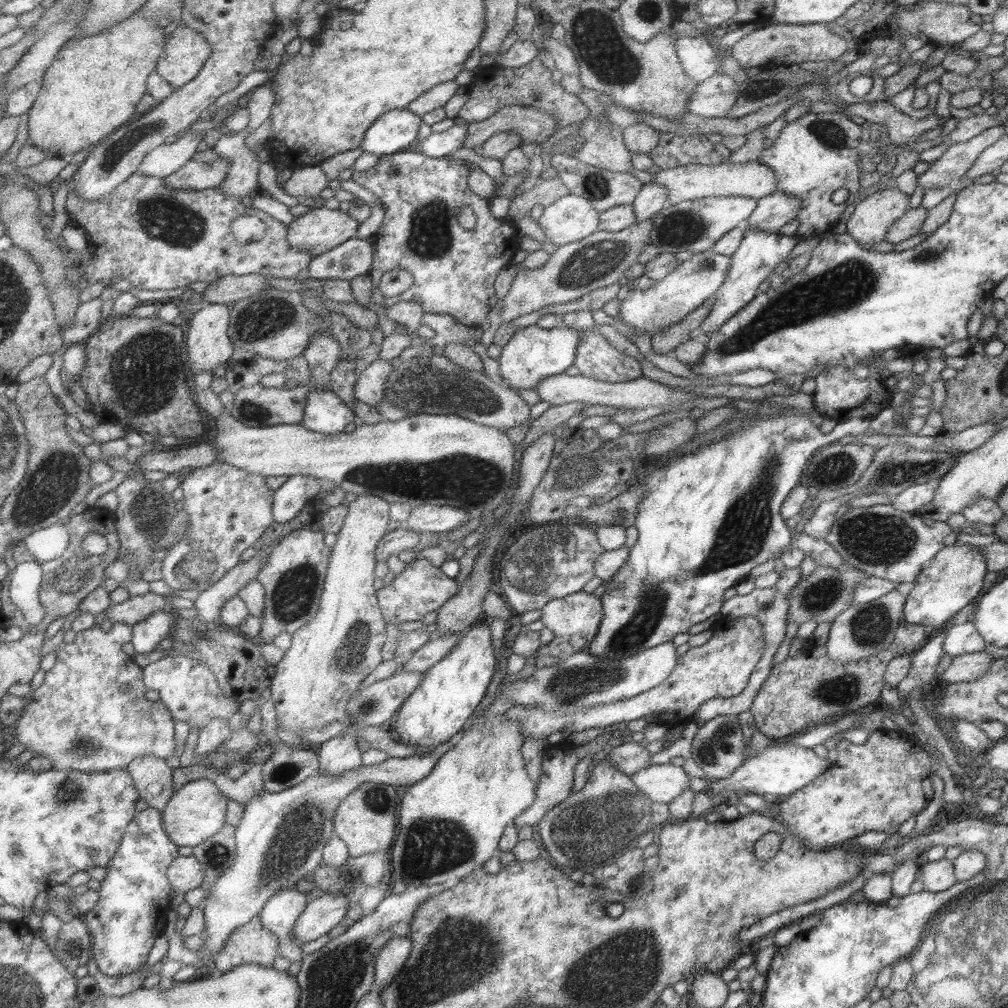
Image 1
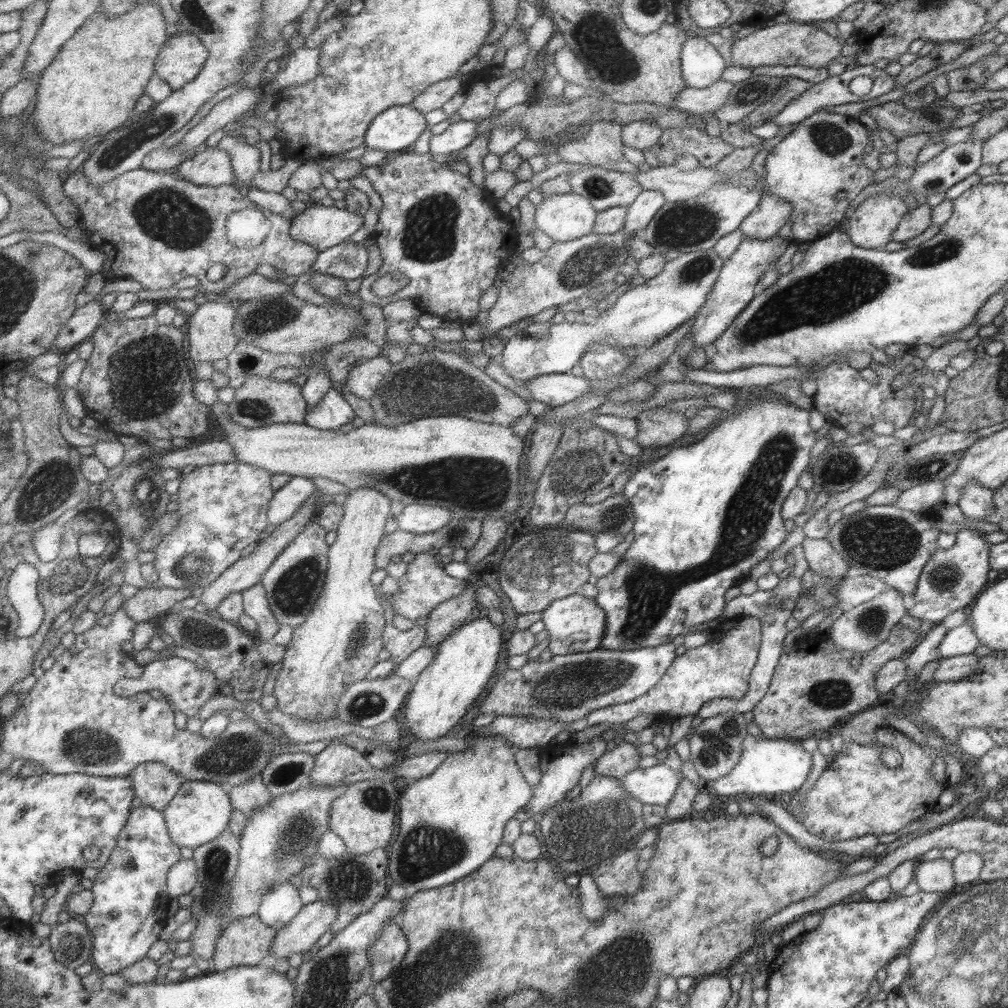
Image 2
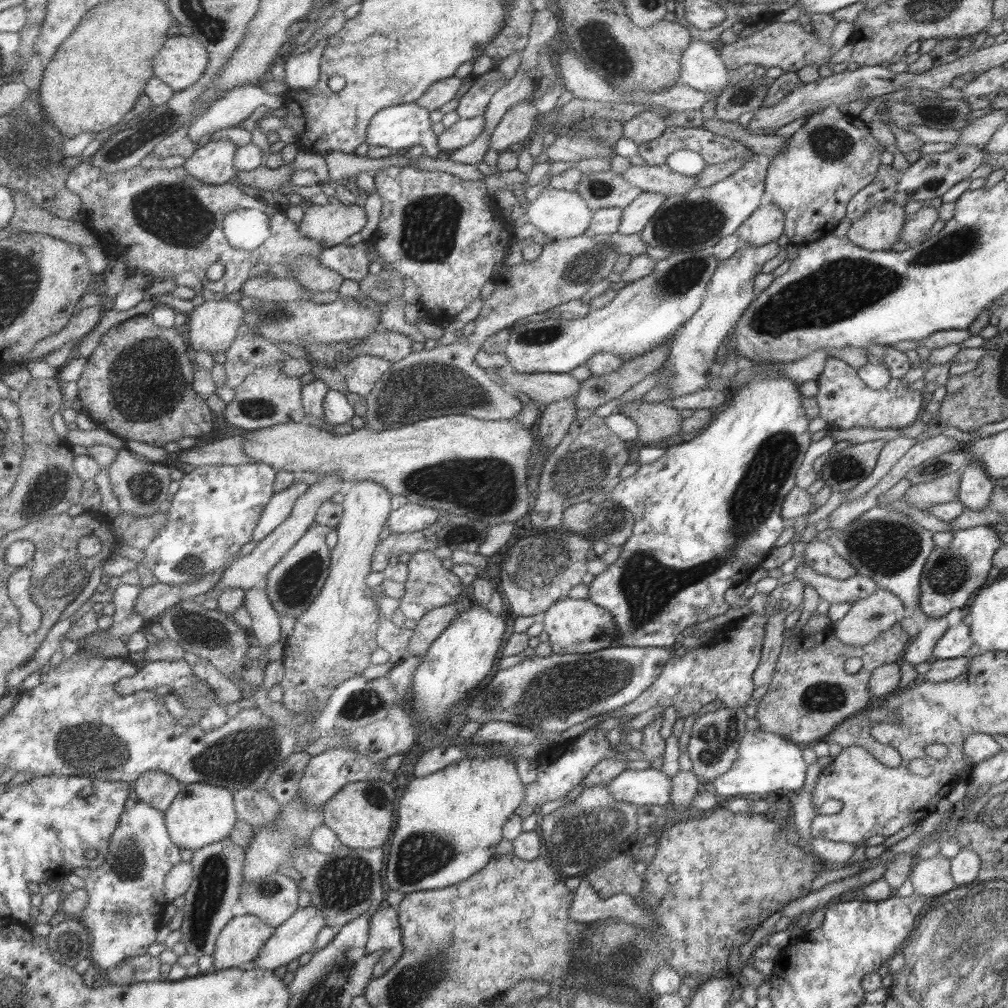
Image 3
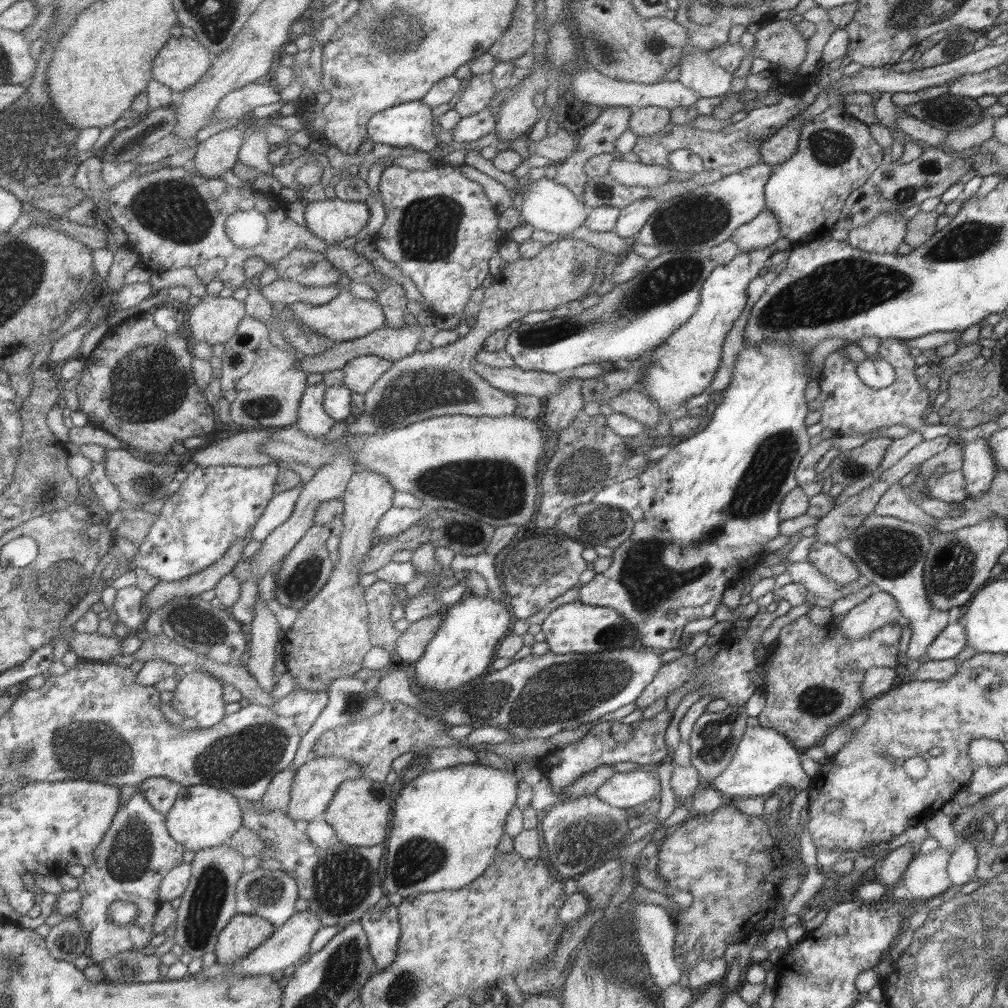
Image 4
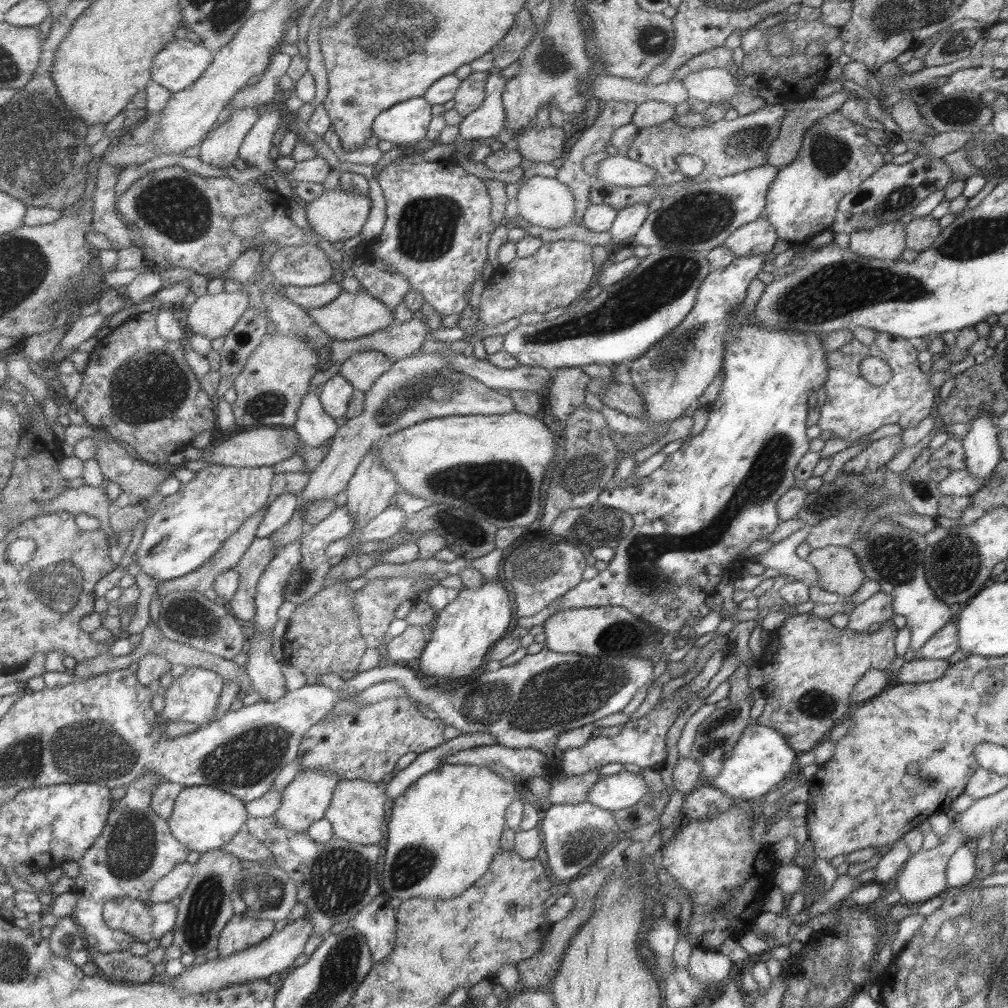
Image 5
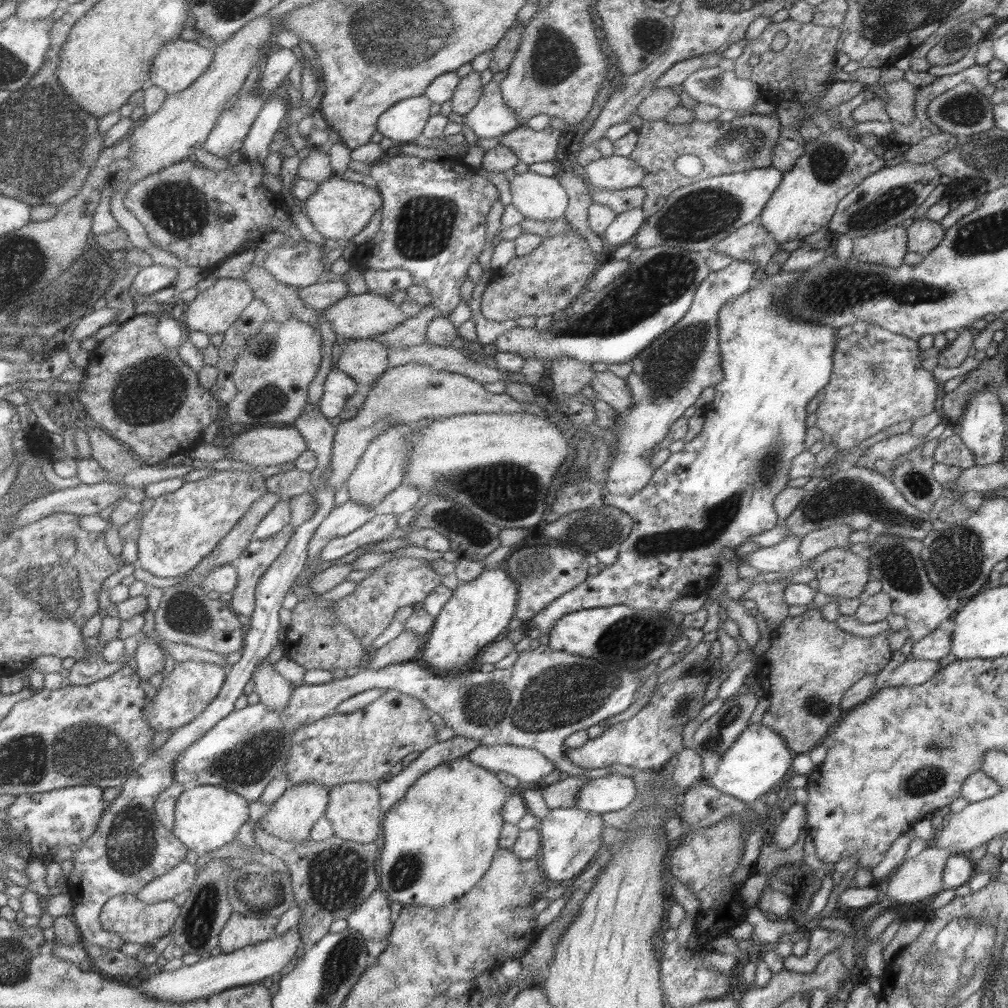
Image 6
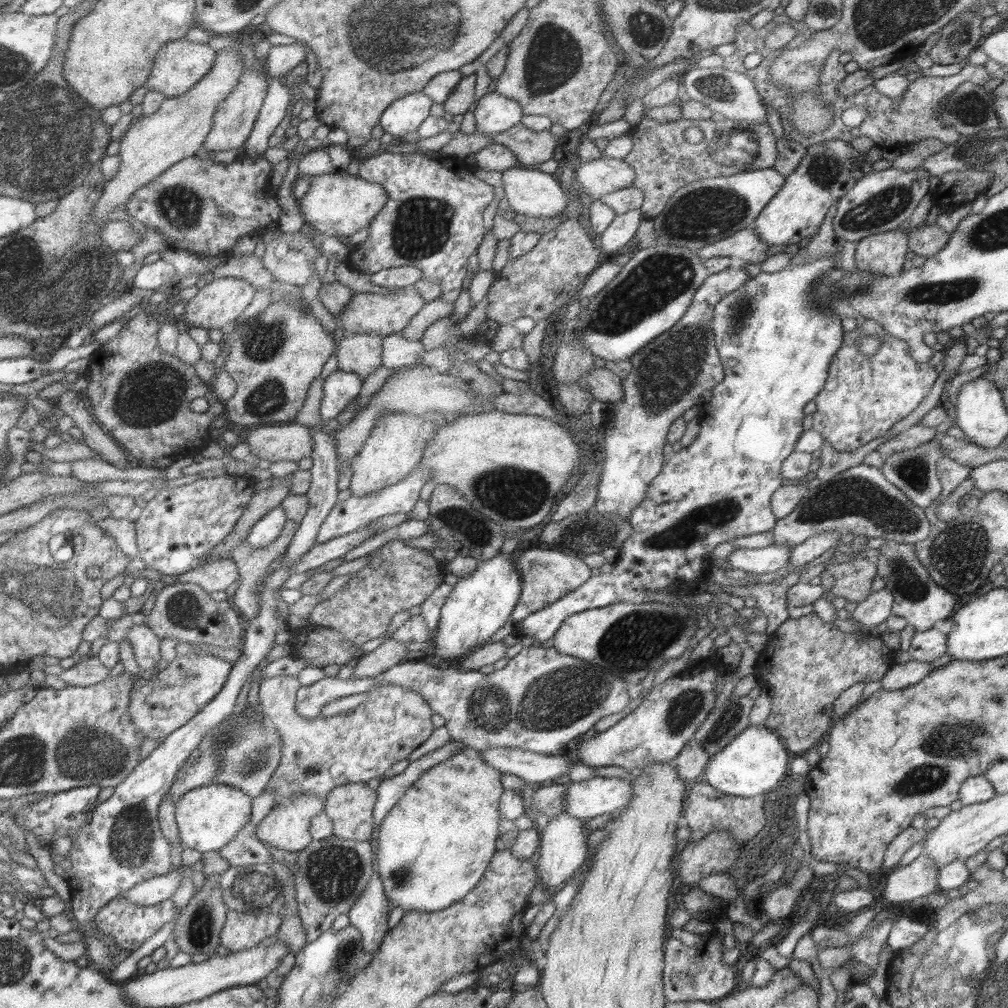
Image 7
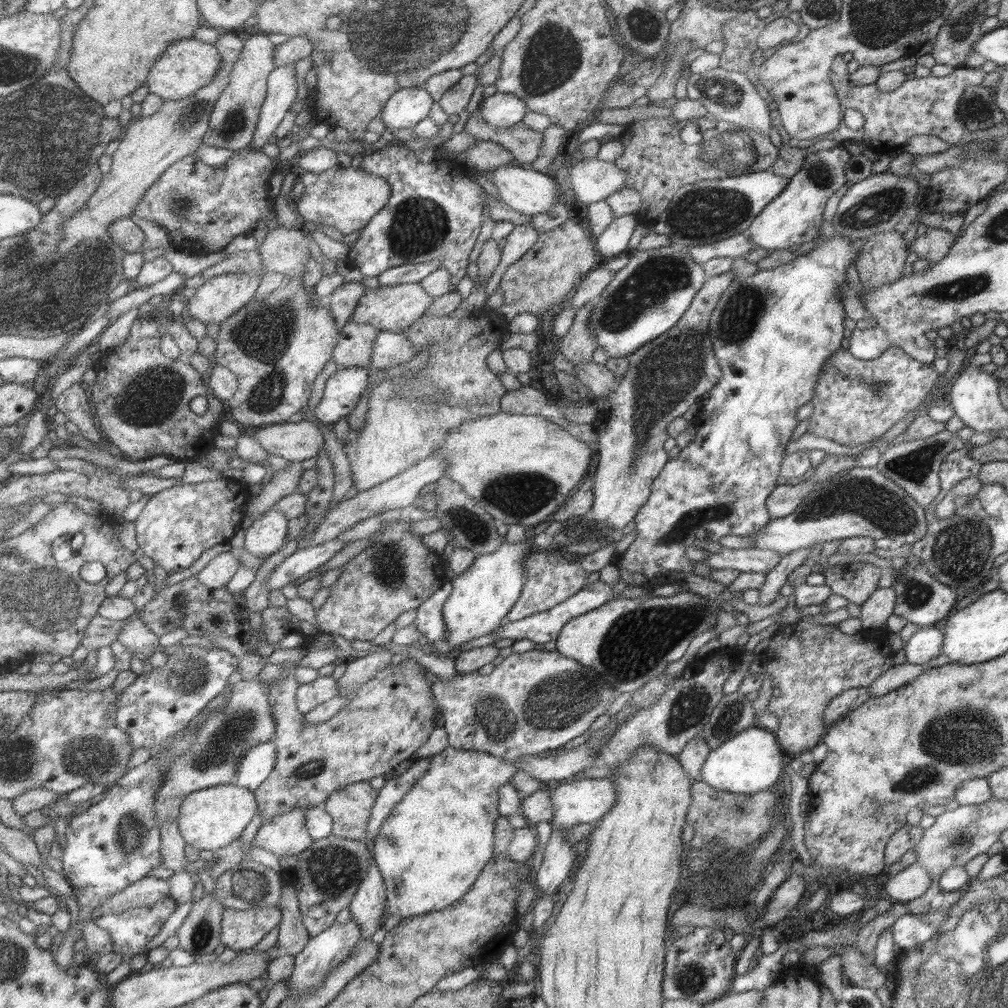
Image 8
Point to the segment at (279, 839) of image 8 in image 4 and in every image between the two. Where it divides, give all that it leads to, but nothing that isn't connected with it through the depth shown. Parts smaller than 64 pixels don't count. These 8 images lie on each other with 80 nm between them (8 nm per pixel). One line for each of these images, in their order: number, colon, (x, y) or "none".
4: (315, 782)
5: (305, 799)
6: (290, 818)
7: (286, 826)

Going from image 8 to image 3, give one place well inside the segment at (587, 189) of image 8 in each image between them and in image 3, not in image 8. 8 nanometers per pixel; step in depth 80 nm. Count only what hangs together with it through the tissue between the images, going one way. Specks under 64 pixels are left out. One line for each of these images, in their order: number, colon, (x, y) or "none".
3: (660, 179)
4: (627, 171)
5: (620, 171)
6: (614, 172)
7: (598, 177)

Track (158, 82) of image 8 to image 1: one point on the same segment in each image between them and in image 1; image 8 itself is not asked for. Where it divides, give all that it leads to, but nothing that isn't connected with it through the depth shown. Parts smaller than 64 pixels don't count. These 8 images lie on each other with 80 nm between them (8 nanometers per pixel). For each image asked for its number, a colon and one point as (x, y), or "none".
1: (185, 51)
2: (182, 55)
3: (181, 60)
4: (182, 61)
5: (180, 63)
6: (177, 64)
7: (177, 66)

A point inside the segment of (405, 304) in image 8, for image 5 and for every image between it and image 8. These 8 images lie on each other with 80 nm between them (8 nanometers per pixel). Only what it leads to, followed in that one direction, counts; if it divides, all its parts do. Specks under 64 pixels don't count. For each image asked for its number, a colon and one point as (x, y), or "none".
5: (348, 316)
6: (356, 316)
7: (374, 313)

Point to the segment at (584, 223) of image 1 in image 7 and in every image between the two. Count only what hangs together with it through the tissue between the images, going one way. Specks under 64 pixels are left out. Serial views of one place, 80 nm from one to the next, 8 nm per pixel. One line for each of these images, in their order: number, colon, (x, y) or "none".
2: (562, 217)
3: (558, 214)
4: (546, 205)
5: (543, 201)
6: (538, 197)
7: (530, 192)

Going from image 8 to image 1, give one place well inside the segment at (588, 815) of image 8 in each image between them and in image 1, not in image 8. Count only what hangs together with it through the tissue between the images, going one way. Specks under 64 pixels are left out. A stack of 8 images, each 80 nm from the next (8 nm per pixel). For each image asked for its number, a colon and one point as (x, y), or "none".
1: (662, 783)
2: (655, 785)
3: (650, 786)
4: (622, 789)
5: (621, 790)
6: (600, 795)
7: (585, 799)

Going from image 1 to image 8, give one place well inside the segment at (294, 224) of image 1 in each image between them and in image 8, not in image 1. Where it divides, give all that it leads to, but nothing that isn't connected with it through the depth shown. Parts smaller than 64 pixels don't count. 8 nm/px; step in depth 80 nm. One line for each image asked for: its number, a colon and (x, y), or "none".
2: (320, 227)
3: (329, 225)
4: (331, 221)
5: (336, 216)
6: (338, 209)
7: (337, 204)
8: (346, 198)

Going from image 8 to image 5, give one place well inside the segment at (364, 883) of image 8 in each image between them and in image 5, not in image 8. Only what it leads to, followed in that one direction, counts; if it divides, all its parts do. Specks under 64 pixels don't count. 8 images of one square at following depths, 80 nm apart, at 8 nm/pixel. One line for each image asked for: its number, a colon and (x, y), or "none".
5: (375, 922)
6: (371, 919)
7: (368, 915)

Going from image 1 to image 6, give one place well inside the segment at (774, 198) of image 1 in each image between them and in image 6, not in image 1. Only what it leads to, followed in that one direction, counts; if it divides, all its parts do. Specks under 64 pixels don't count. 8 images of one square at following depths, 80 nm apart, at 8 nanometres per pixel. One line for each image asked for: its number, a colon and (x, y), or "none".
2: (771, 213)
3: (766, 223)
4: (762, 230)
5: (757, 237)
6: (751, 242)

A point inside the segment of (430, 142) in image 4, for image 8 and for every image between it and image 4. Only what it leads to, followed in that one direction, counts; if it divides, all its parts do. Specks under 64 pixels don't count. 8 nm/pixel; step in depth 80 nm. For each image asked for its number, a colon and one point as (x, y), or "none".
5: (406, 122)
6: (403, 121)
7: (404, 114)
8: (405, 108)

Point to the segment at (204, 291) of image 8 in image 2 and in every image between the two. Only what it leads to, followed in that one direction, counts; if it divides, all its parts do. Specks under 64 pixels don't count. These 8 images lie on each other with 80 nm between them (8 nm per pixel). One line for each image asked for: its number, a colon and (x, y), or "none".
2: (210, 337)
3: (212, 325)
4: (213, 320)
5: (212, 315)
6: (214, 309)
7: (216, 305)

